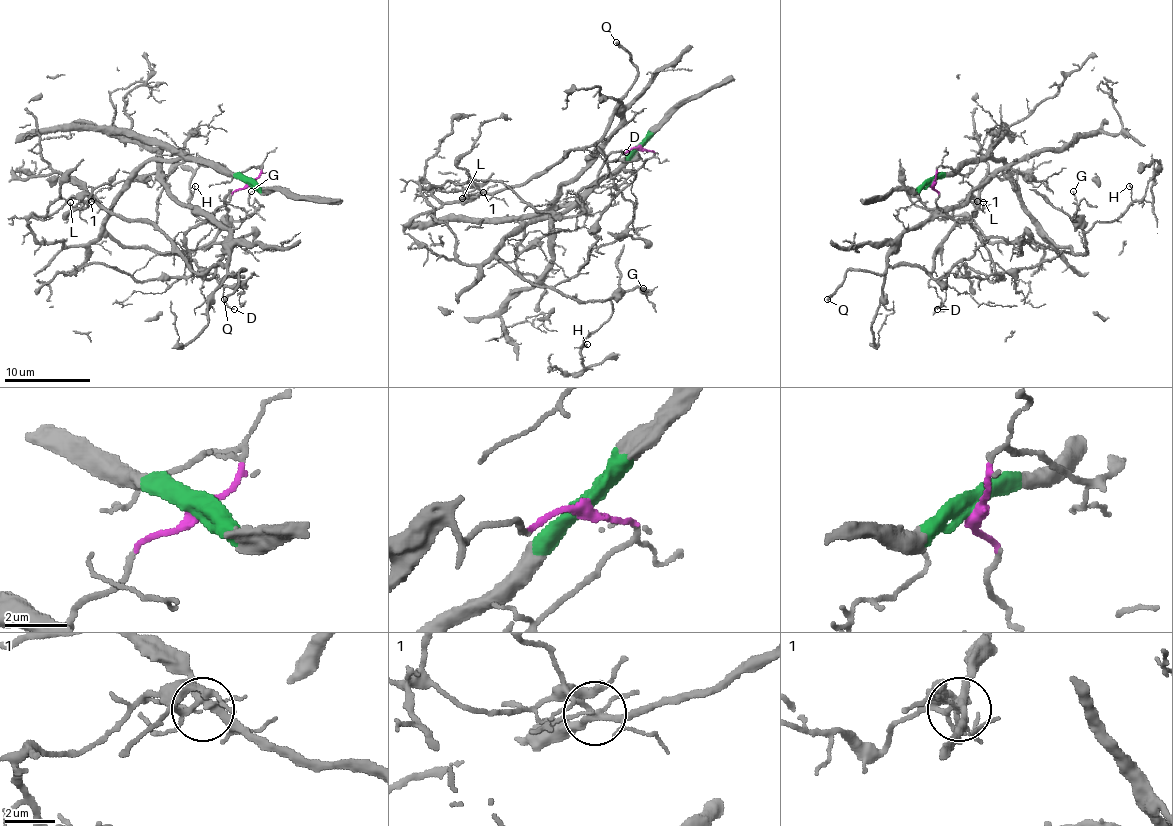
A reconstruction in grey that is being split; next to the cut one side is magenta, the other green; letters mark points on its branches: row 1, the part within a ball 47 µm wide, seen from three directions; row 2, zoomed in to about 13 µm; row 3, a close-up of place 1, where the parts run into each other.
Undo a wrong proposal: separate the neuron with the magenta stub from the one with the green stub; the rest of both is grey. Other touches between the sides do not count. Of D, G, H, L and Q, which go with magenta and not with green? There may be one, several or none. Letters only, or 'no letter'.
D, L, Q

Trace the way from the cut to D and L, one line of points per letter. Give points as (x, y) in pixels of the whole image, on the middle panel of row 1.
D: (639, 148), (605, 155), (605, 140), (620, 123), (620, 103), (596, 146), (609, 161), (626, 153)
L: (639, 148), (605, 155), (620, 103), (609, 129), (590, 146), (573, 148), (543, 174), (461, 198)

